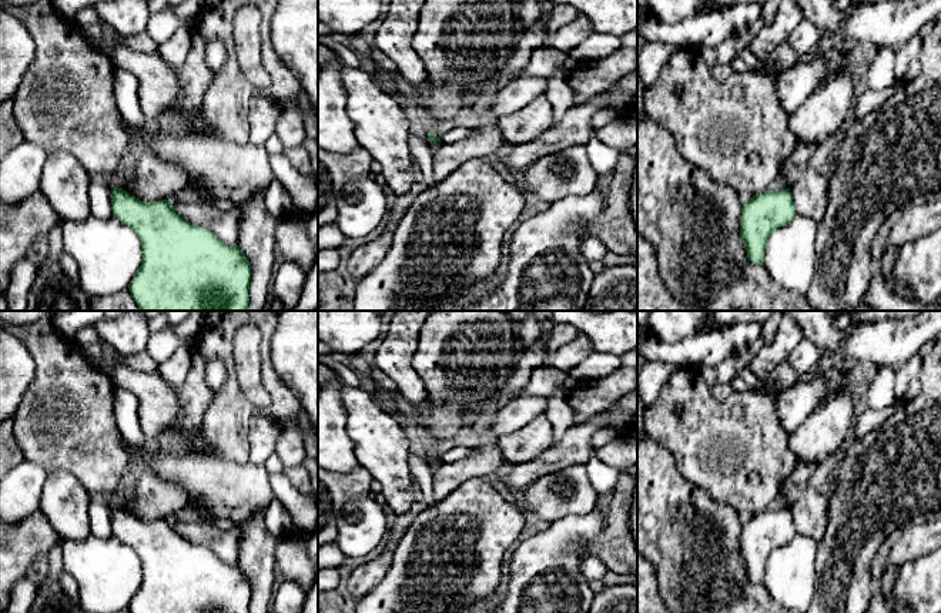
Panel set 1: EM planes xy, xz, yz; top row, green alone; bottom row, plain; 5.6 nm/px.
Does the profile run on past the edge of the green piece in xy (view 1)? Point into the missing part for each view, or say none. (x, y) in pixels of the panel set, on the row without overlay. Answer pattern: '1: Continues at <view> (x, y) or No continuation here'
1: No continuation here

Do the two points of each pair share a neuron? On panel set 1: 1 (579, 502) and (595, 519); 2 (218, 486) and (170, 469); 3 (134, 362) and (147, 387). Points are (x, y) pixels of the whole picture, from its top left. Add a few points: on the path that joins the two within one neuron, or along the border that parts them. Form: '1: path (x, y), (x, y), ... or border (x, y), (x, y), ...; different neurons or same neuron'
1: border (596, 503), (585, 515), (568, 515), (556, 521); different neurons
2: path (207, 479), (191, 471), (181, 469); same neuron
3: border (134, 369), (157, 372); different neurons

